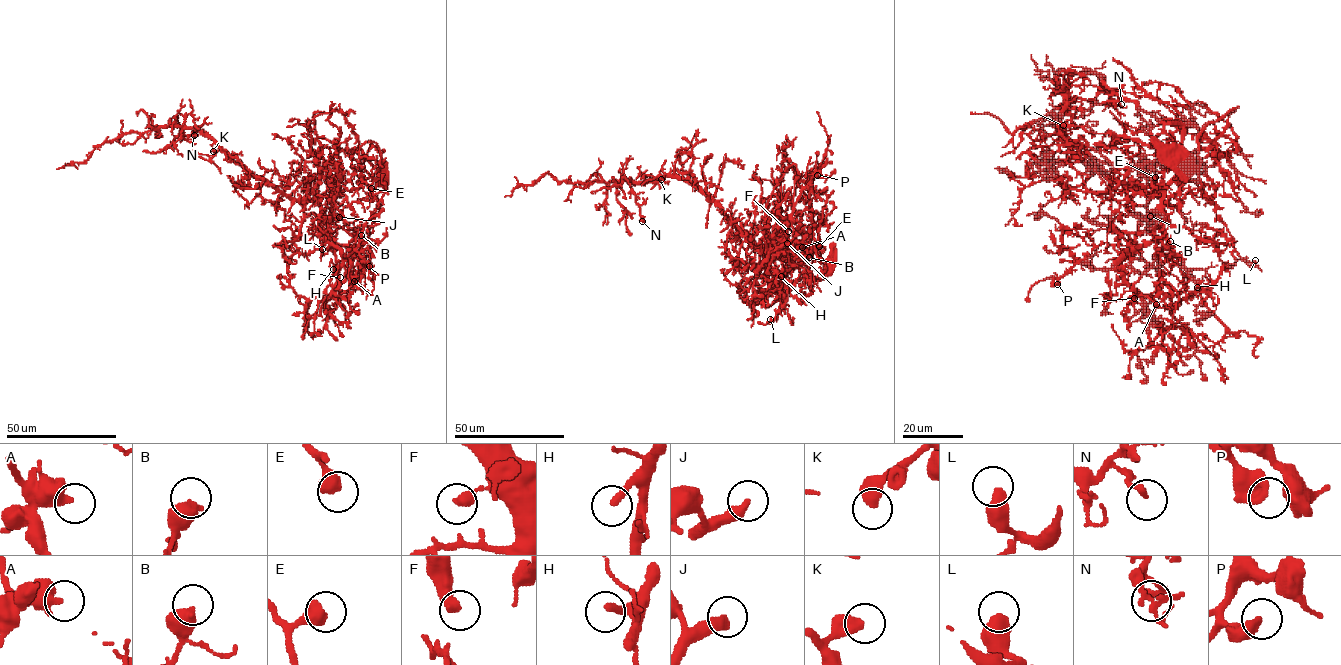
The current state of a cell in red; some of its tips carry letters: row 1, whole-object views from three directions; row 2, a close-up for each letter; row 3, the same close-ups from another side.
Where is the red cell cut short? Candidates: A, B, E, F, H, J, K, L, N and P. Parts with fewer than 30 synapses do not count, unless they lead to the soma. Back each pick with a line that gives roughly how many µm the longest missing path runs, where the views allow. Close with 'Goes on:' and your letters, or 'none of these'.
J: about 60 µm are missing
Goes on: J

